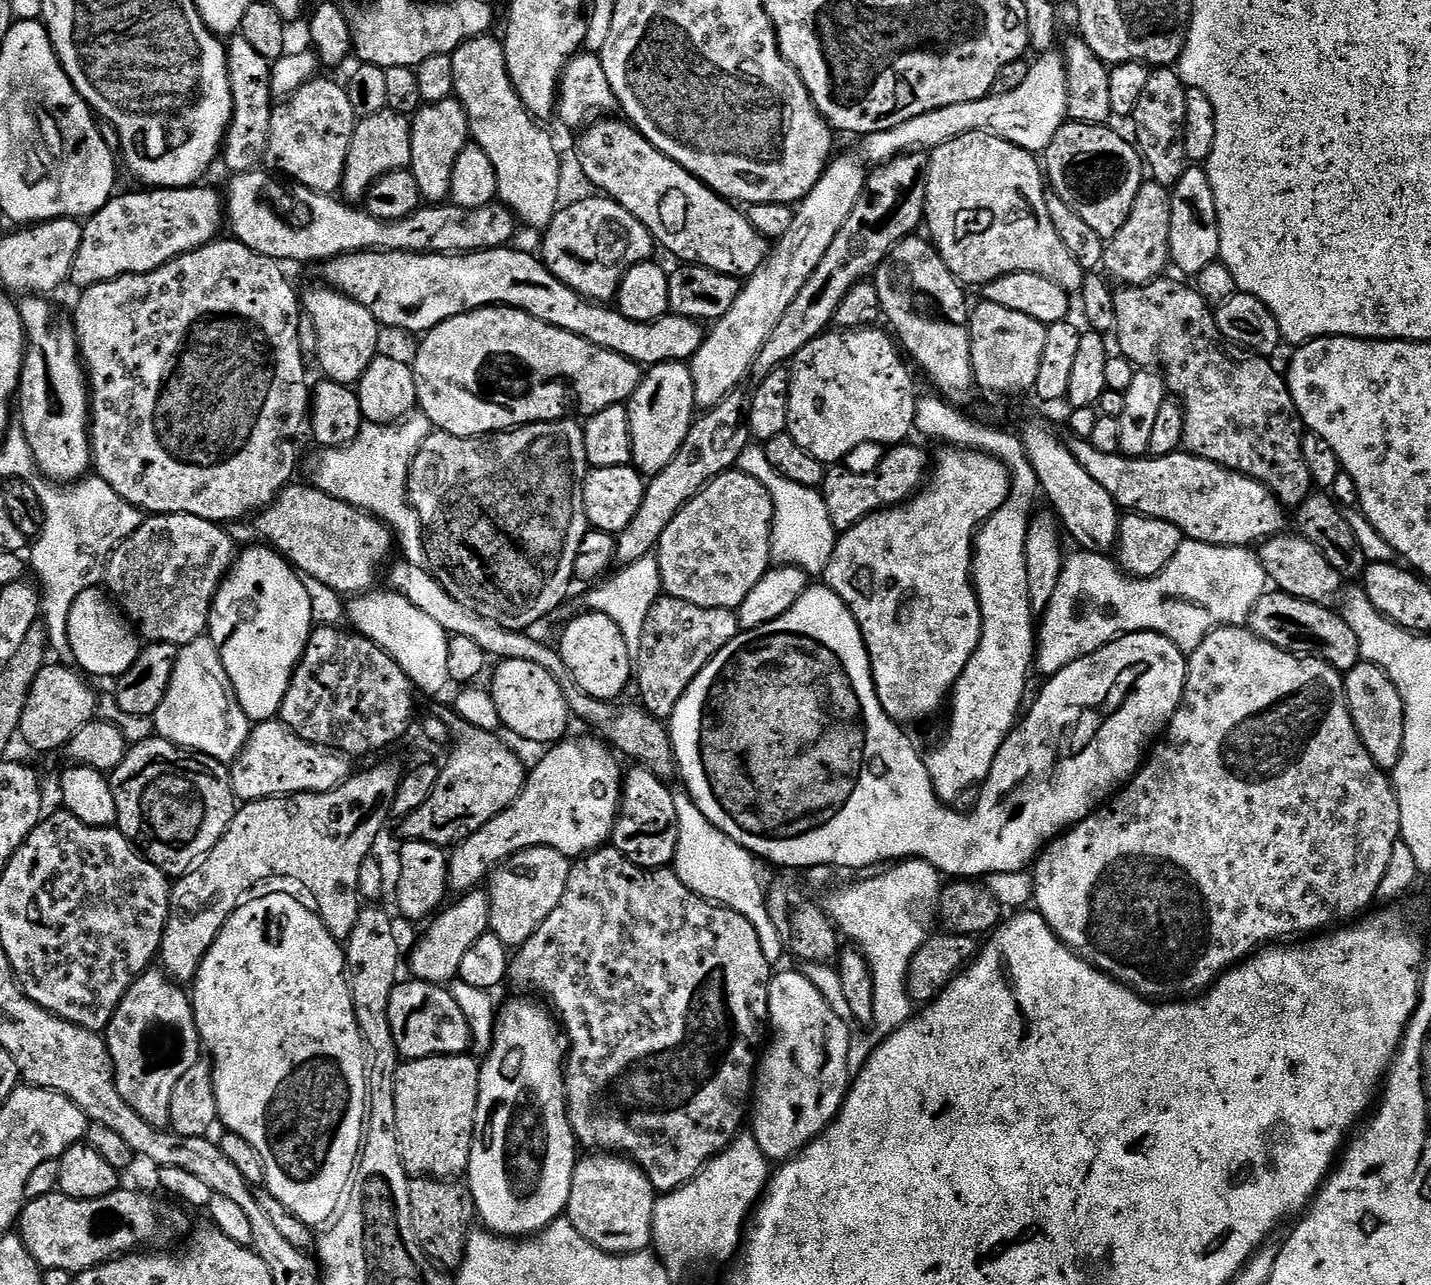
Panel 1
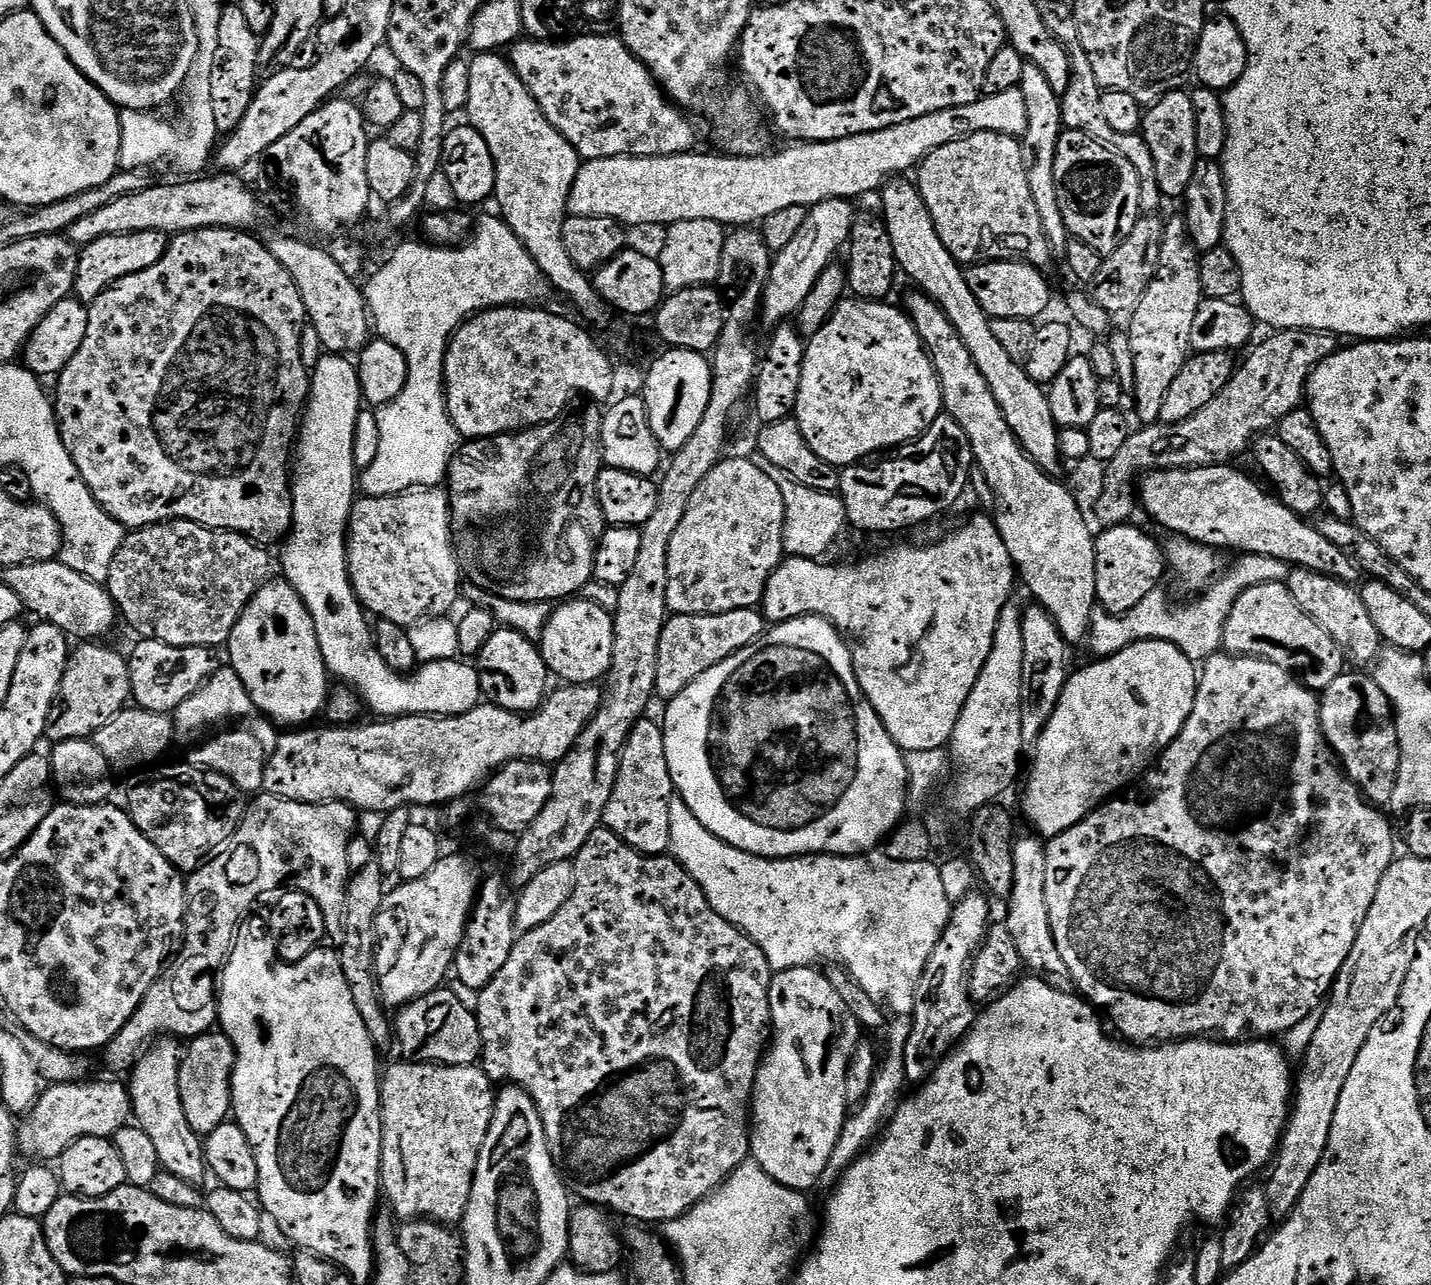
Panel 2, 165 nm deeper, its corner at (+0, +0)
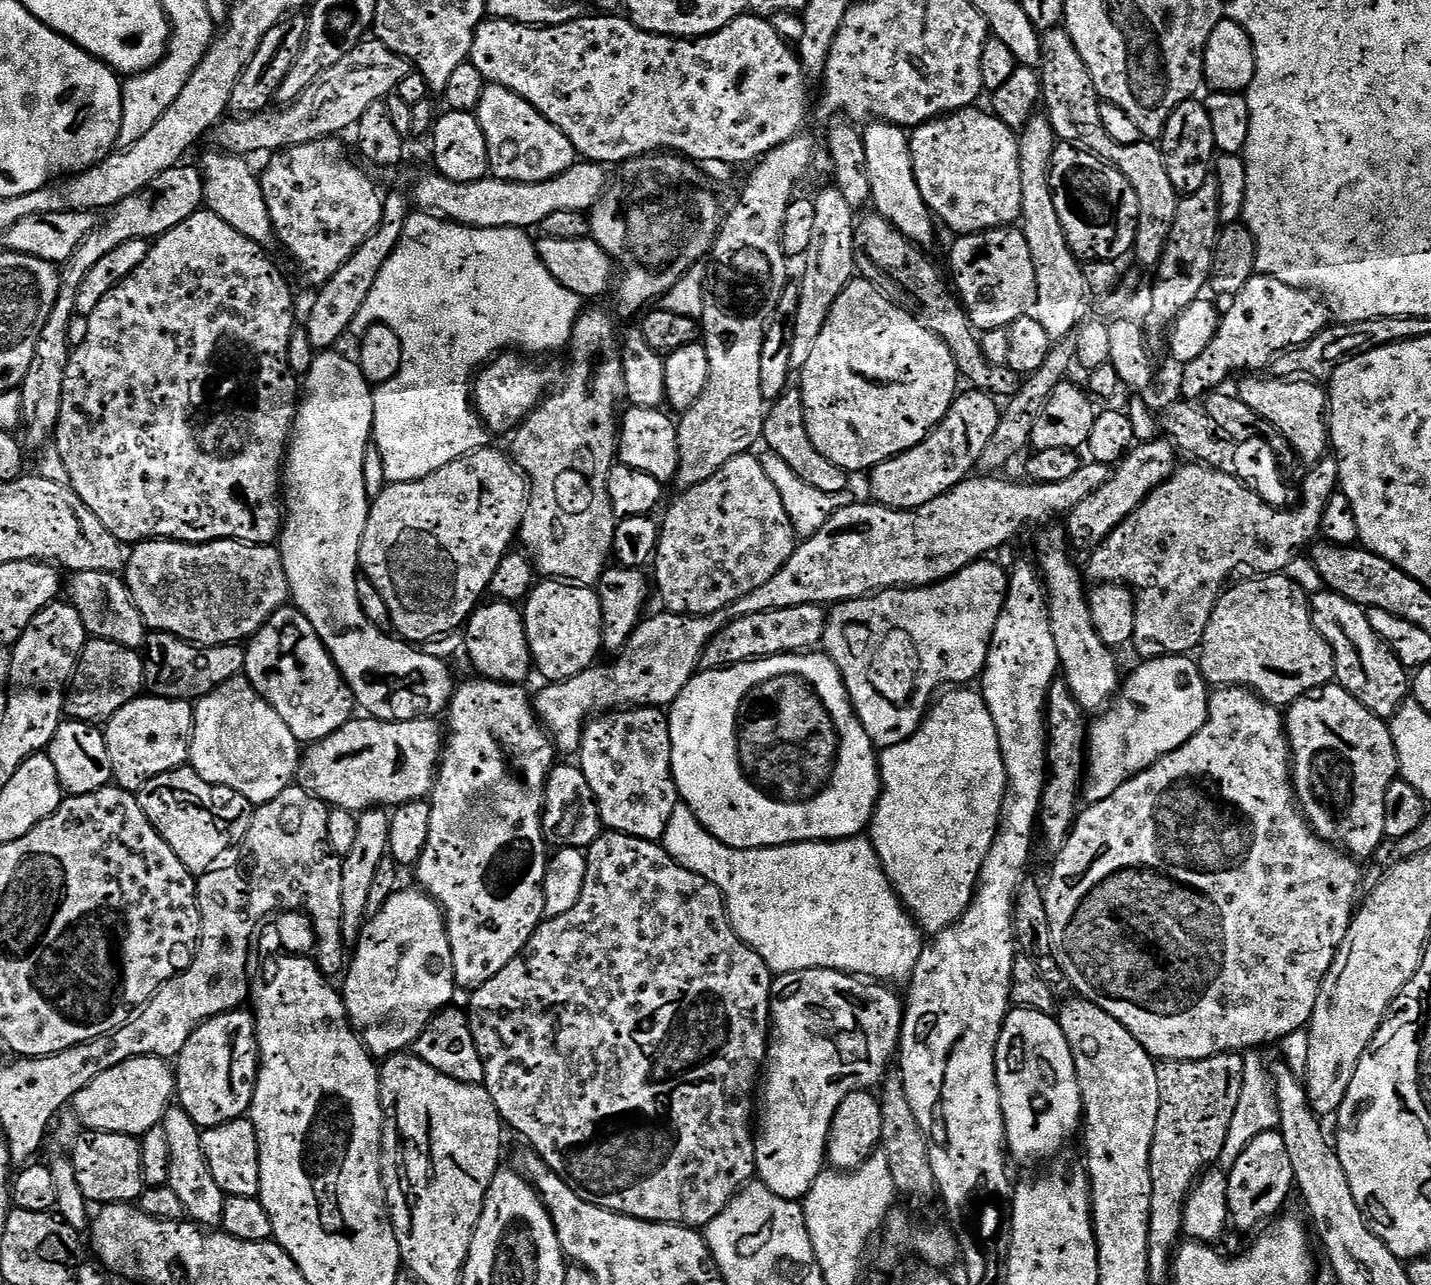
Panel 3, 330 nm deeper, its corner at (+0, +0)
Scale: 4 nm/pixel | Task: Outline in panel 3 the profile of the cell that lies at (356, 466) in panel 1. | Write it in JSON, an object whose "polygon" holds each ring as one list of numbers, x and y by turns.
{"polygon":[[423,210,413,211,409,215,394,254,390,254,386,266,382,266,382,274,378,274,378,279,374,281,374,290,370,290,366,302,362,302,362,310,358,310,356,315,357,321,365,320,365,325,368,326,379,323,390,326,390,330,394,330,394,334,398,334,402,342,402,366,398,374,390,382,379,385,372,394,374,402,372,440,375,448,382,454,382,466,386,470,388,484,409,484,412,480,426,478,442,470,442,466,460,460,468,453,476,452,489,443,490,433,485,428,480,415,474,411,474,404,470,399,470,393,474,388,474,370,483,368,505,350,536,354,532,352,556,352,559,348,567,349,571,345,572,331,582,311,582,305,580,305,582,298,566,290,566,286,562,286,562,282,558,282,558,278,554,278,554,274,546,270,540,257,537,241,535,239,532,241,528,236,531,235,522,228,472,228,469,224,454,224,451,220]]}

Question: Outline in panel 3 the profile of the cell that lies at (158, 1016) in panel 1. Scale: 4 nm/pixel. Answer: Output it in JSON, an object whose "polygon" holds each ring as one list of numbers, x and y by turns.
{"polygon":[[179,1106,169,1108,163,1118,162,1126,166,1130,166,1139,170,1141,170,1174,167,1187,178,1194,184,1207,187,1219,201,1226,219,1225,224,1219,224,1192,214,1182,214,1174,210,1174,210,1166,206,1162,206,1154,202,1150,202,1129]]}

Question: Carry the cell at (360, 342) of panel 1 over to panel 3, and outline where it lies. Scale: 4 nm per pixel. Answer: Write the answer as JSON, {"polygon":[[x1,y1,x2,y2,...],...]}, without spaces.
{"polygon":[[211,150,204,156,202,175,204,177,204,204,207,211,218,214,226,226,234,226,238,234,242,234,250,242,261,246,273,243,272,219,266,206,266,198,262,194,260,177,257,169,247,164,240,154]]}

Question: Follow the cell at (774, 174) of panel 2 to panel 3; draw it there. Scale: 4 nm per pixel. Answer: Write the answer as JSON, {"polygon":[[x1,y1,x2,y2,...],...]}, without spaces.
{"polygon":[[577,162,572,165,570,170,566,170,562,174,558,174,554,178,550,178,546,182,534,182,533,184,519,184,518,182,510,182,509,180,497,180,495,178,485,178,478,182,454,182,450,178,439,174,431,174,432,176,424,176,416,184,416,200,414,196,414,204,417,209,425,212,433,213,443,219,451,220,454,224,469,224,472,228,522,228,525,230,532,230,532,227,543,225,546,218,550,218,550,214,558,214,559,212,583,212,587,213,589,210,595,208,596,203,600,201,604,194,605,188,610,183,610,176,607,176,605,169,599,164,591,162]]}

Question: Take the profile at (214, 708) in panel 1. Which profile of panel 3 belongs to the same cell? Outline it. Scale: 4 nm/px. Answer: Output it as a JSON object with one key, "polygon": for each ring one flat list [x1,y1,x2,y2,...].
{"polygon":[[243,675,218,686,194,704,194,730,190,766,207,784,229,788,242,794,252,805,259,806,278,798,282,790,293,787,300,770,302,744,290,734,290,726,282,722,278,710,260,697,258,690]]}

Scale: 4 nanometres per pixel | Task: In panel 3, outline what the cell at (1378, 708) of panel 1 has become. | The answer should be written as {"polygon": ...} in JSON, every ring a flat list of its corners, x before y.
{"polygon":[[1333,682,1294,701,1286,712,1286,731,1288,746,1292,750,1296,799,1312,831,1327,844,1335,844,1353,858,1375,857,1386,840,1386,790,1390,790,1400,770,1389,721,1366,710,1358,698]]}

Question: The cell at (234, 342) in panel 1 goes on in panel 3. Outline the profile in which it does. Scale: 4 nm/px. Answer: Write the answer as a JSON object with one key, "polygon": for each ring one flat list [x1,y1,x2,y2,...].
{"polygon":[[207,210,195,212,186,222,174,226,166,234,156,237,154,243,149,247,146,262,138,266,122,283,111,288,102,298,94,311,87,313,88,329,86,330,86,342,75,345,71,349,68,365,66,366,66,378,62,384,62,410,58,416,58,426,54,437,54,451,62,458,66,466,68,475,68,484,76,491,78,498,86,502,94,514,98,514,98,522,114,534,120,543,125,546,135,546,141,540,181,540,184,544,209,544,215,540,241,540,243,544,267,544,269,546,277,543,278,537,282,531,282,469,286,459,286,453,290,448,290,437,296,422,296,413,298,411,298,380,291,368,288,367,288,347,290,338,294,329,297,327,296,312,292,309,292,288,288,285,288,280,272,265,272,260,267,256,265,249,259,244,250,242,234,226,226,226,218,214]]}

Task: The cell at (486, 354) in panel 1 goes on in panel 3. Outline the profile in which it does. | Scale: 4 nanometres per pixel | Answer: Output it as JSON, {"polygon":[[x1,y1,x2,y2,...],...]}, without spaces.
{"polygon":[[501,354,475,373,474,411,480,415,489,433,515,433,526,417,535,408,540,407,545,399,549,391,548,383,552,380,552,372,532,360,535,359,525,358,520,354]]}

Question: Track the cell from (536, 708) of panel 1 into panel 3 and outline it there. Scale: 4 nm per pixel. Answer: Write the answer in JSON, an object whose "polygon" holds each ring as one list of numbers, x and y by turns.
{"polygon":[[484,602,468,618,463,629,464,647,479,675,485,680,499,684,525,683,528,675,533,675,532,651,528,649,528,639,524,629,524,613,515,604]]}

